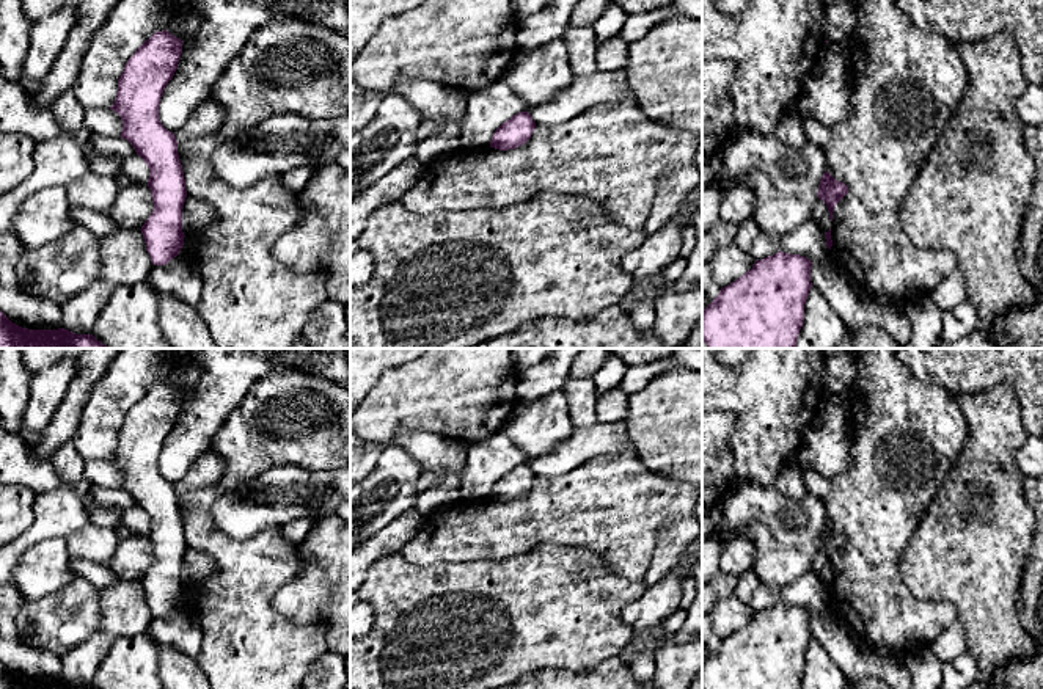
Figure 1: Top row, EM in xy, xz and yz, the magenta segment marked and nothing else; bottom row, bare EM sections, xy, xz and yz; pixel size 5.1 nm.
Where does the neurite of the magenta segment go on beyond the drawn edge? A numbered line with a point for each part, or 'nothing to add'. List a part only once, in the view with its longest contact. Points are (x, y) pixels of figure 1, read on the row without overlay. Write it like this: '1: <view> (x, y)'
nothing to add

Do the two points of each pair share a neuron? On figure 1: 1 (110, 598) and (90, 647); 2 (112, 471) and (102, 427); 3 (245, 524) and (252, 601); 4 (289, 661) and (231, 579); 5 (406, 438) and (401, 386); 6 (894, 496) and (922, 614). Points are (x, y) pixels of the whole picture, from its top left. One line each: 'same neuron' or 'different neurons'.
1: same neuron
2: different neurons
3: different neurons
4: same neuron
5: different neurons
6: same neuron

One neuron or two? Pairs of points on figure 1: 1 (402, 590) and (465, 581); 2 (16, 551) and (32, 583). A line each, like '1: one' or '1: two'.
1: one
2: two

